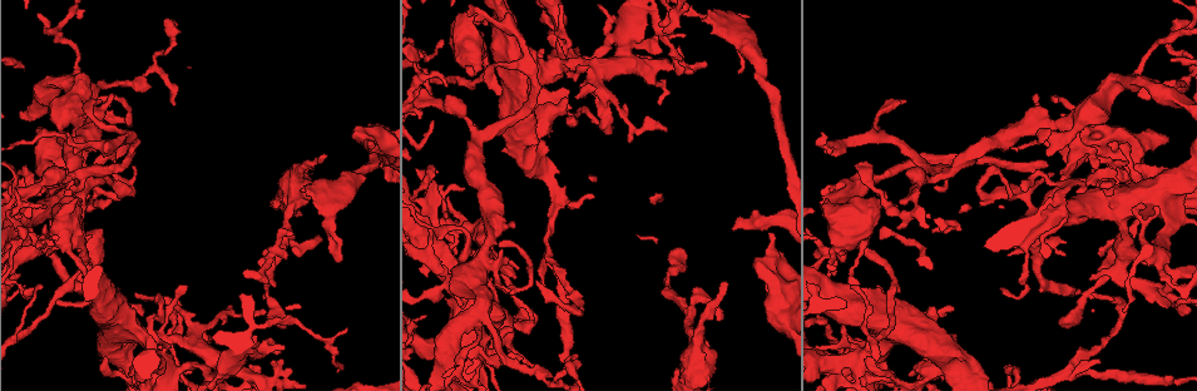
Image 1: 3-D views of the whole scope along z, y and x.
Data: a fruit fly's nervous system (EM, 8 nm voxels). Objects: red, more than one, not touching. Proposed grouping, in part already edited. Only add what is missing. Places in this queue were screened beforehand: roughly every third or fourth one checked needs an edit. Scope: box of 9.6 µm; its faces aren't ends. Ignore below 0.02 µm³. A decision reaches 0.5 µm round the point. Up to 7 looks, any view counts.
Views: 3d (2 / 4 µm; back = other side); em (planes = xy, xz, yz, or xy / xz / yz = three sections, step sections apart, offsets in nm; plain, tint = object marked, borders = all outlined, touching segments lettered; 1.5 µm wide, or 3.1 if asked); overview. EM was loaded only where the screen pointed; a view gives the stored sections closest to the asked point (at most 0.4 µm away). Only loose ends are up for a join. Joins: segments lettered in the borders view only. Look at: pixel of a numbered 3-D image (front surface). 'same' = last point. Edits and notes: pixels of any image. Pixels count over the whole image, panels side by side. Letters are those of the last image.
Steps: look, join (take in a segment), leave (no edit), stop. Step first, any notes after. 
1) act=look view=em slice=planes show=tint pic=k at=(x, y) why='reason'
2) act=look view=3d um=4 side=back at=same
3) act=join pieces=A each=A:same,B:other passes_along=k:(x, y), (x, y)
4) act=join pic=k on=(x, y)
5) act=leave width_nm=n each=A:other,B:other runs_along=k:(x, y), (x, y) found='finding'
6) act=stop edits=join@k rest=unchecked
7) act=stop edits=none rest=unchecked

act=look view=em slice=xy step=4 show=tint pic=1 at=(135, 168) why='an open end'

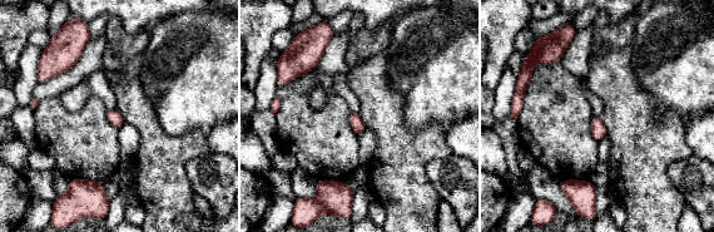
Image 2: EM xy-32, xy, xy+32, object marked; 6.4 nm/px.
act=look view=em slice=xy step=4 show=borders at=same

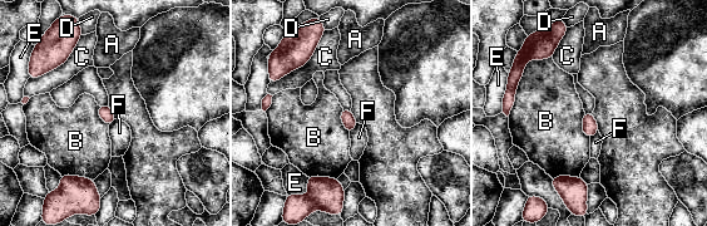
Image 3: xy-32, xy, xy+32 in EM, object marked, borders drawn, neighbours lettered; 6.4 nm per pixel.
act=leave longest_contact=C:500nm each=A:other,B:other,C:other,D:other,E:other,F:other found='none of them fits'

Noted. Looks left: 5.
act=look view=3d um=2 pic=1 at=(315, 237) why='branch stops here'

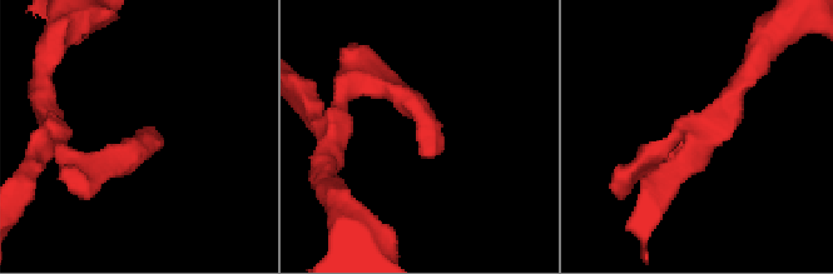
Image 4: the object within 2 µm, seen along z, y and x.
act=look view=em slice=yz step=4 show=tint pic=4 at=(421, 158)

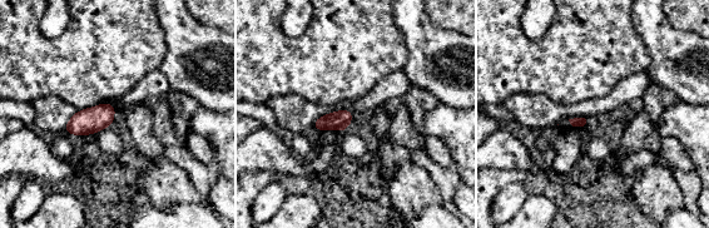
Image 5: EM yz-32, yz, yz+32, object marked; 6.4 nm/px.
act=look view=em slice=planes show=borders at=same

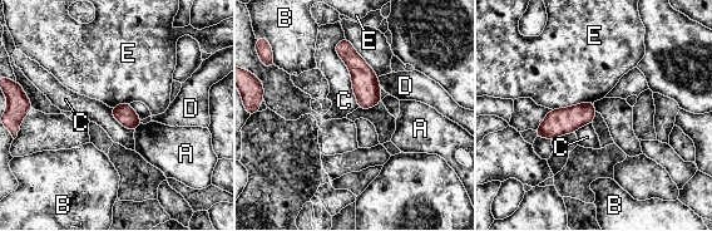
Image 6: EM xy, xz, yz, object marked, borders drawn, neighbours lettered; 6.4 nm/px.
act=leave width_nm=120 each=A:other,B:other,C:other,D:other,E:other border=6:(344, 38), (335, 52), (359, 107) found='none of them fits'

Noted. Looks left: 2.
act=look view=3d um=4 pic=1 at=(911, 371) why='branch stops here'

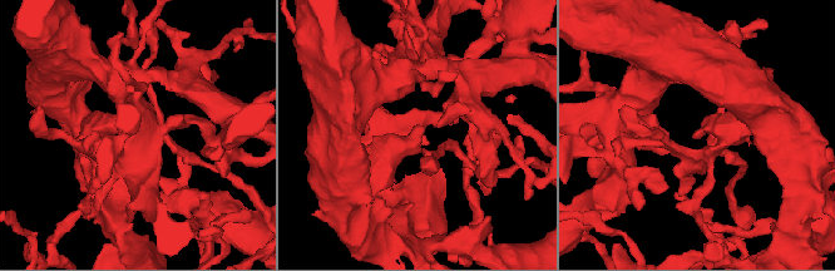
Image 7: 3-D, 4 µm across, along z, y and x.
act=look view=em slice=planes show=borders pic=7 at=(420, 125)

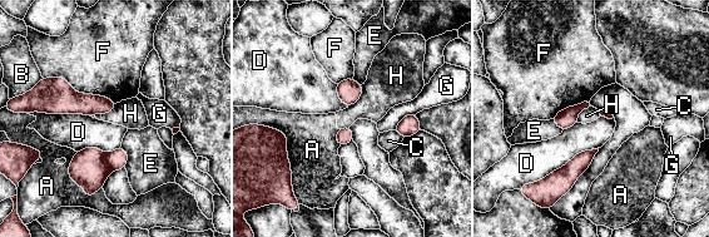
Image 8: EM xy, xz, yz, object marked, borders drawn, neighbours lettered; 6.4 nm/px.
act=leave each=A:other,B:other,C:other,D:other,E:other,F:other,G:other,H:other border=8:(120, 147), (127, 153), (125, 166) found='no lettered segment goes on from it'

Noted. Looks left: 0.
act=stop edits=none rest=unchecked

